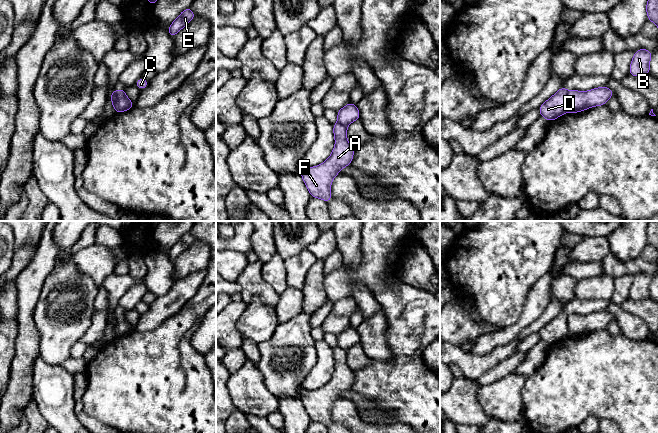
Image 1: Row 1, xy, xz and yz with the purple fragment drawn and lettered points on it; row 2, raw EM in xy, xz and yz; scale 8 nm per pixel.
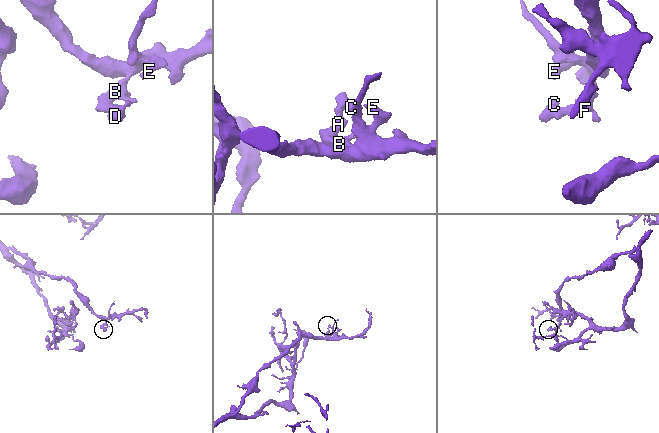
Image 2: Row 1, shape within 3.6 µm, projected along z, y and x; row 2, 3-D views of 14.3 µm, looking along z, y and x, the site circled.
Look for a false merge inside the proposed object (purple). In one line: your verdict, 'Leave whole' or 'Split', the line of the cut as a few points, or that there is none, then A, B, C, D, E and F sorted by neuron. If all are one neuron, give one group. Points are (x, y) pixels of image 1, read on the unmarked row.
Split. Split along yz (568, 315), (567, 335). Groups: A B E F / C D

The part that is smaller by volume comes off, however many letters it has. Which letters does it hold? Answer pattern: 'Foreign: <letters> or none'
Foreign: C, D

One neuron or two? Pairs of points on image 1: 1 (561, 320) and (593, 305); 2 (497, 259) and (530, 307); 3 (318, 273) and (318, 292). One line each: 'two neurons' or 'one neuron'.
1: one neuron
2: two neurons
3: one neuron

